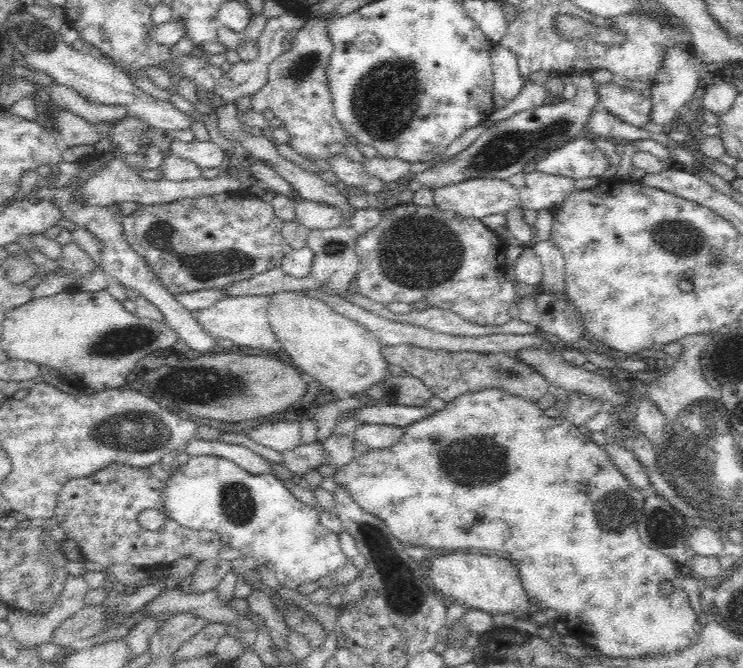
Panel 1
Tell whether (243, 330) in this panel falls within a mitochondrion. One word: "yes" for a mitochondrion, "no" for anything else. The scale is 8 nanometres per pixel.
no

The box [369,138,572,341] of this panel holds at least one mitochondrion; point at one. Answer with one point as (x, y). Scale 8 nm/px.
(418, 251)

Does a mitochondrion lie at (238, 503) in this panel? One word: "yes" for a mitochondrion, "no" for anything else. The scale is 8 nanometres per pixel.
yes

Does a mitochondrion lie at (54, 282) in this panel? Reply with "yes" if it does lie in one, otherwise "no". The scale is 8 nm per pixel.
no

